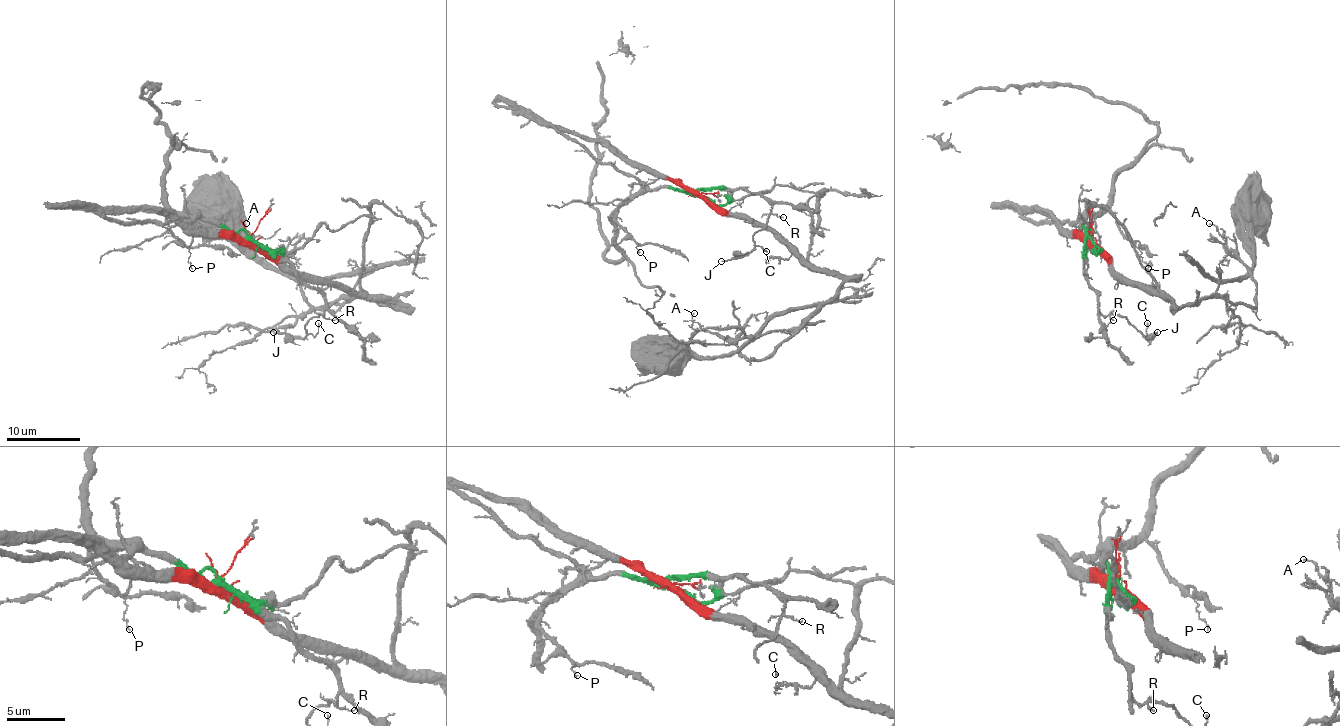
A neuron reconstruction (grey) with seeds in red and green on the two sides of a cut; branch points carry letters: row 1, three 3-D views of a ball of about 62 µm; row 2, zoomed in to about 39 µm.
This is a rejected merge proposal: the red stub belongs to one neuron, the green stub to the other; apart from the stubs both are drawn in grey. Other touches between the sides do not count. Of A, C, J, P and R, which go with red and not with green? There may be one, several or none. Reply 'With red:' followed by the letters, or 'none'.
With red: A

